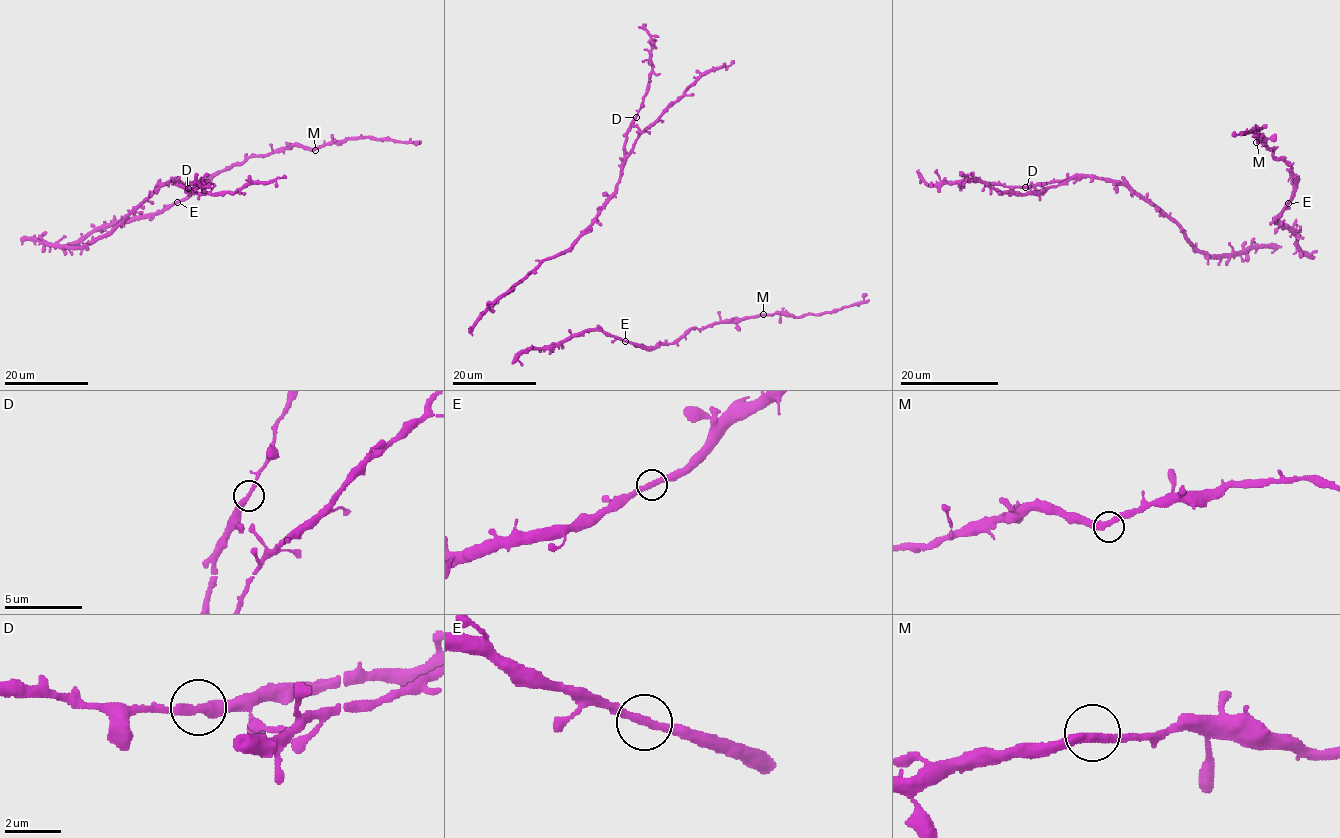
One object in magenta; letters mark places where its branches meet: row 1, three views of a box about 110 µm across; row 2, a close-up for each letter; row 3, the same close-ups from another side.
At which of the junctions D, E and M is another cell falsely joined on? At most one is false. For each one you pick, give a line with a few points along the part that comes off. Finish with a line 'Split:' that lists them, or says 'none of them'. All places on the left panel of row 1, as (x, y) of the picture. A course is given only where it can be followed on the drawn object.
Split: none of them

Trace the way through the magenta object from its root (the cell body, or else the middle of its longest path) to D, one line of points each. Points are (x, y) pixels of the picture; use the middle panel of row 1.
D: (472, 335), (471, 326), (491, 307), (543, 261), (563, 253), (590, 224), (614, 191), (627, 129), (635, 116)

